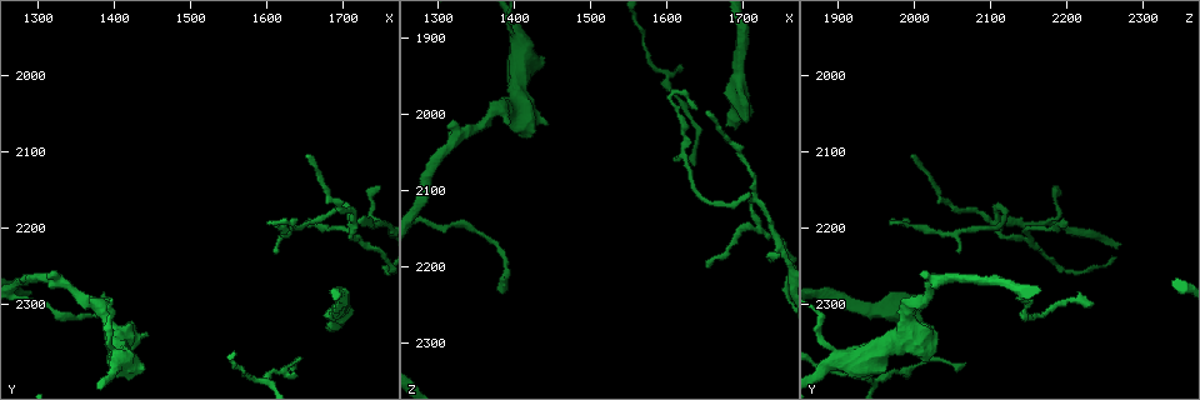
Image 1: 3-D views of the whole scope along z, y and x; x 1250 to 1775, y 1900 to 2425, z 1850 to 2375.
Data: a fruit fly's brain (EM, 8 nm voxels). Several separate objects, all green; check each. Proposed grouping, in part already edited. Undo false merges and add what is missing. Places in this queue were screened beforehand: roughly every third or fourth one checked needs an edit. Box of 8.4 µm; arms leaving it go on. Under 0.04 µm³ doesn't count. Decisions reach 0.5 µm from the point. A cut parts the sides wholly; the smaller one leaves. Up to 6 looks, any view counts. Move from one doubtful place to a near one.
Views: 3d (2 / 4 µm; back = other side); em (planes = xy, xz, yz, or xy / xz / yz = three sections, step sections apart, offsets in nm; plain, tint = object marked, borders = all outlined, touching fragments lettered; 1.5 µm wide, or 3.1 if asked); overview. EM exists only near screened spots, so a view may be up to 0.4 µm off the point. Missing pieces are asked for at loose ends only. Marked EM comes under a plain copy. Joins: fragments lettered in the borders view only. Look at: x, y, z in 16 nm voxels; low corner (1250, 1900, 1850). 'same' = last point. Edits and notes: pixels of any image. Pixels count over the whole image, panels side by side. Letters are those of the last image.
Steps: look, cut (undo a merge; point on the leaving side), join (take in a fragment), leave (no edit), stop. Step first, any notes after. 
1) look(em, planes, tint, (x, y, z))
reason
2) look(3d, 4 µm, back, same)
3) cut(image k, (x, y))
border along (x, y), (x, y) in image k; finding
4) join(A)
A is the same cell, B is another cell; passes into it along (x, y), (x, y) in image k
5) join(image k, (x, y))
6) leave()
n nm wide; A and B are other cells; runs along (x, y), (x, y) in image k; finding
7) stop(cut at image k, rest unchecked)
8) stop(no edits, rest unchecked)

look(em, 3.1 µm, planes, borders, (1650, 2105, 1995))
an open end

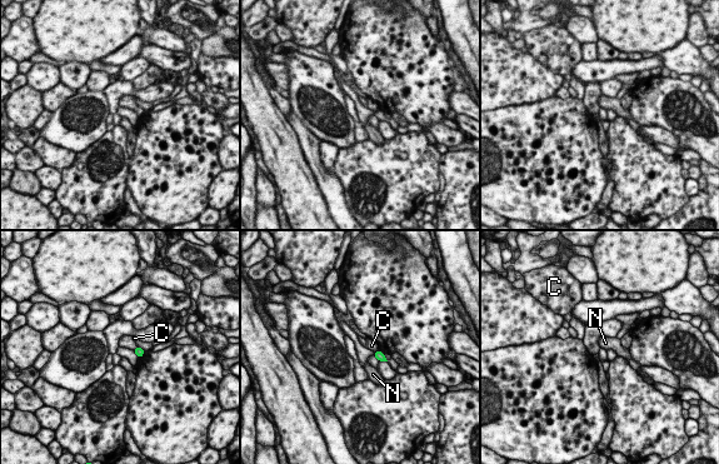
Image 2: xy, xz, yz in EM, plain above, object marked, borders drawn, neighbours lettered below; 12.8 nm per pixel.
leave()
120 nm wide; C touches over 80 nm; C and N are other cells; no lettered fragment goes on from it

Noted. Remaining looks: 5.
look(3d, 4 µm, (1680, 2330, 2010))
an open end

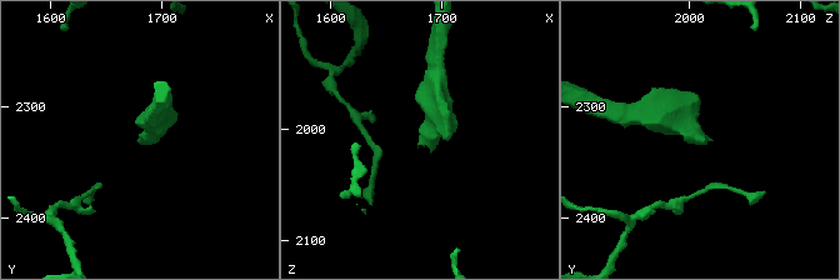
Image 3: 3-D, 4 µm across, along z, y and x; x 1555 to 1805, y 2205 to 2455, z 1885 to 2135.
look(em, yz, step 4, borders, (1676, 2330, 2014))
now the EM

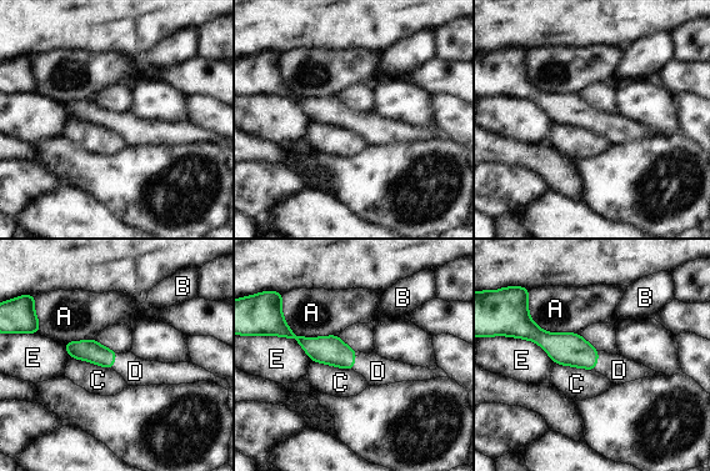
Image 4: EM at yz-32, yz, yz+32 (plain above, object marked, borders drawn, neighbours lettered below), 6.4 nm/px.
look(em, xz, step 8, borders, same)

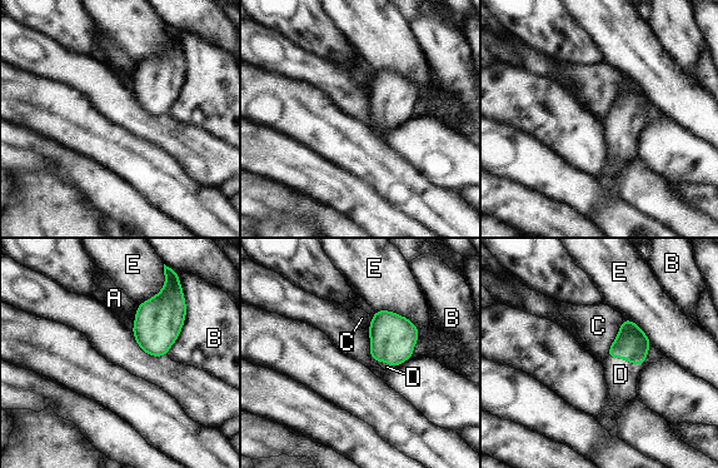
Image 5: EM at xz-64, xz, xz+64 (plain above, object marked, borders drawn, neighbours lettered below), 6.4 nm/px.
join(D)
D is the same cell, A, B, C and E are other cells; passes into it along (632, 344), (626, 359), (621, 374) in image 5; it goes on there

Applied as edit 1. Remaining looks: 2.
stop(join at image 5, rest unchecked)

